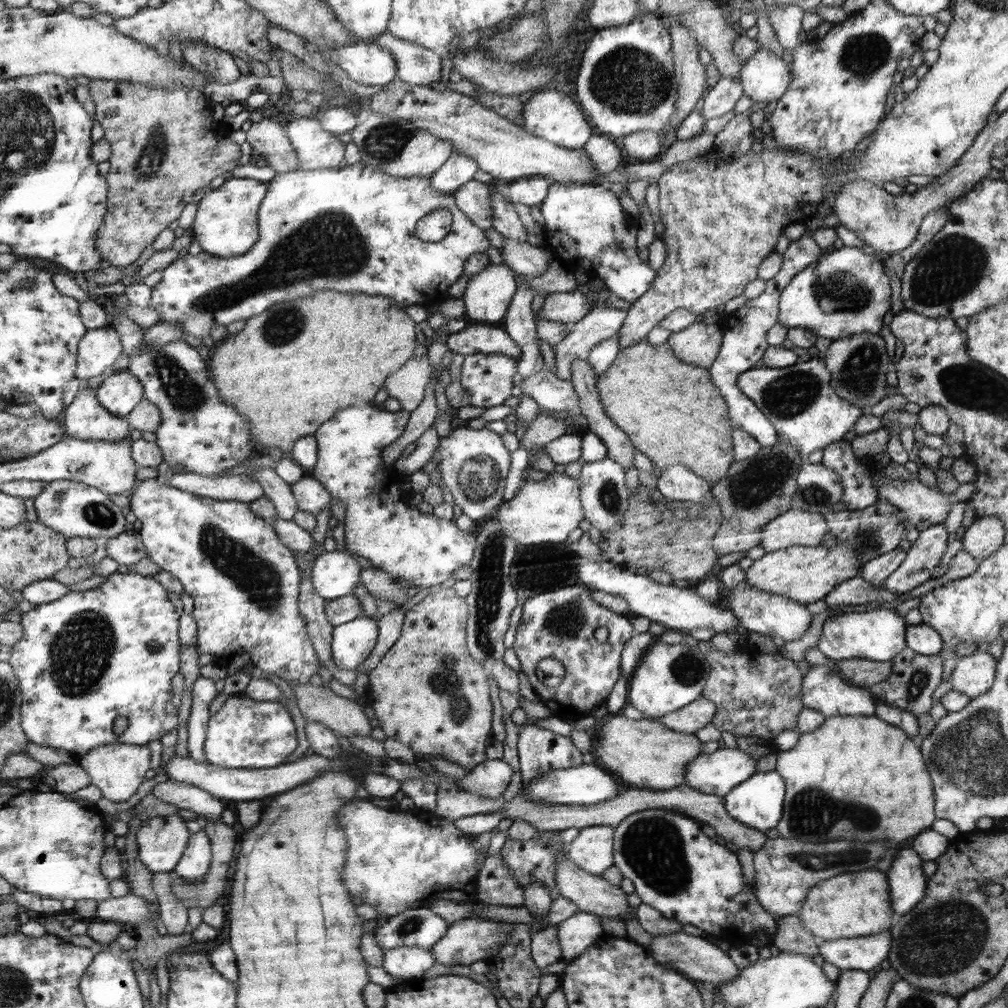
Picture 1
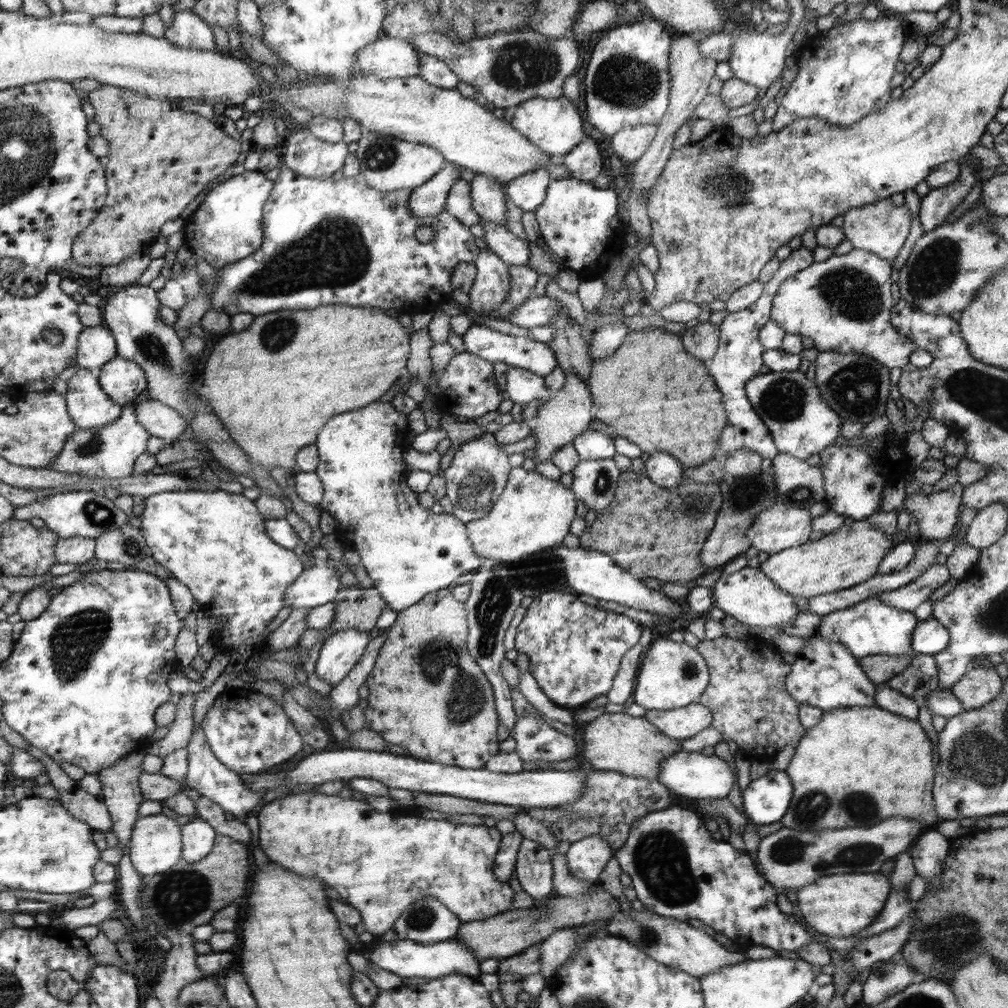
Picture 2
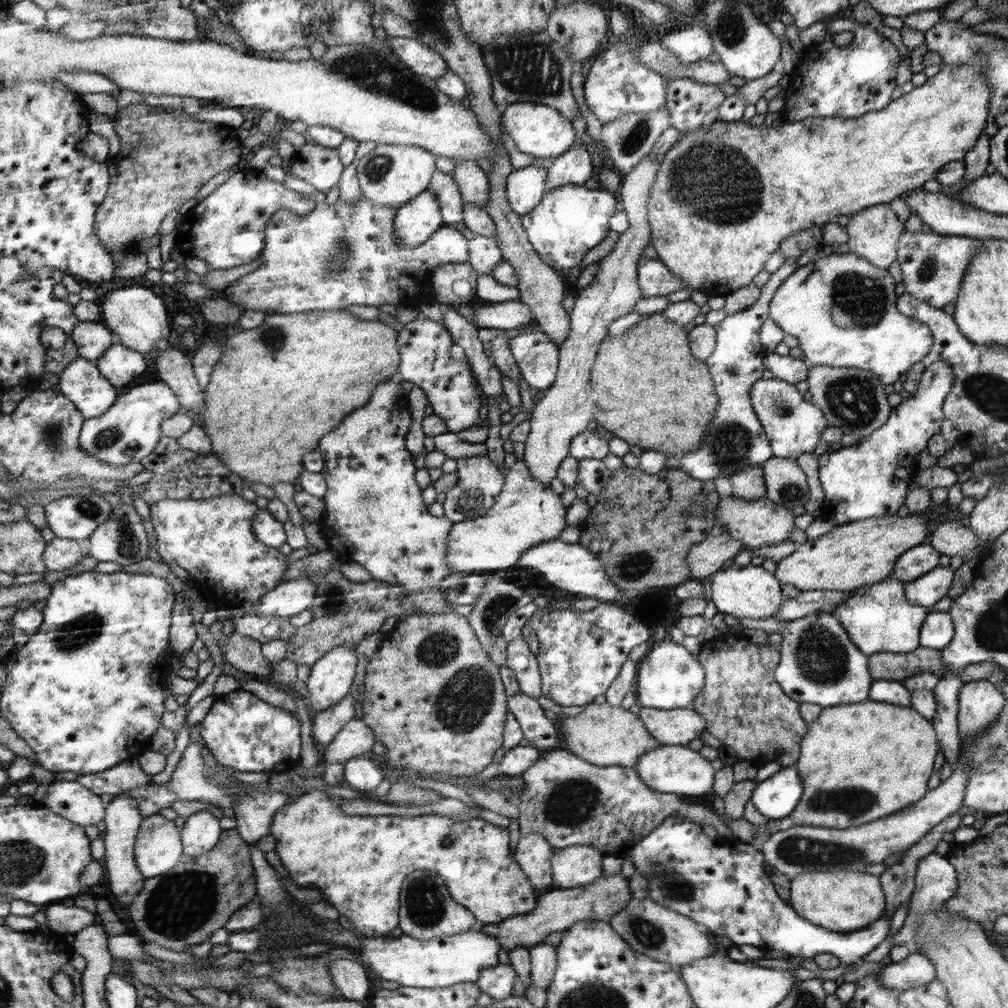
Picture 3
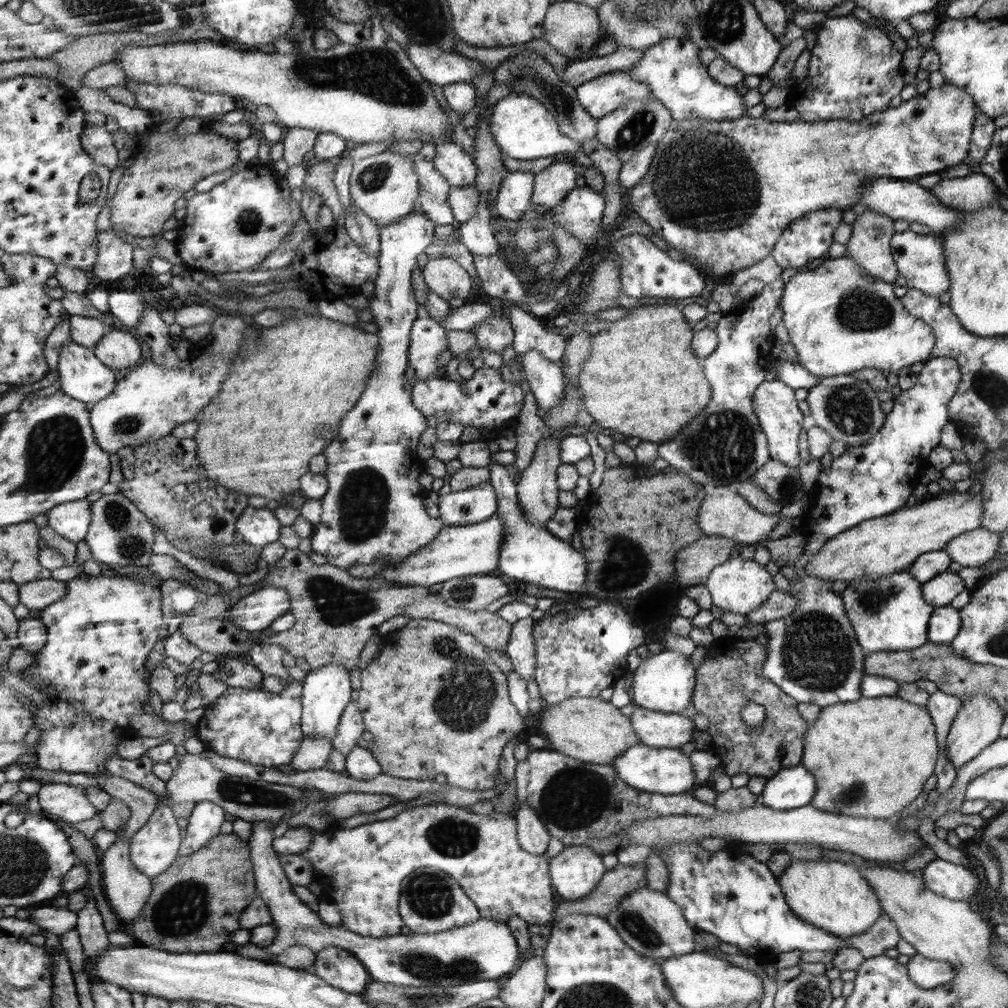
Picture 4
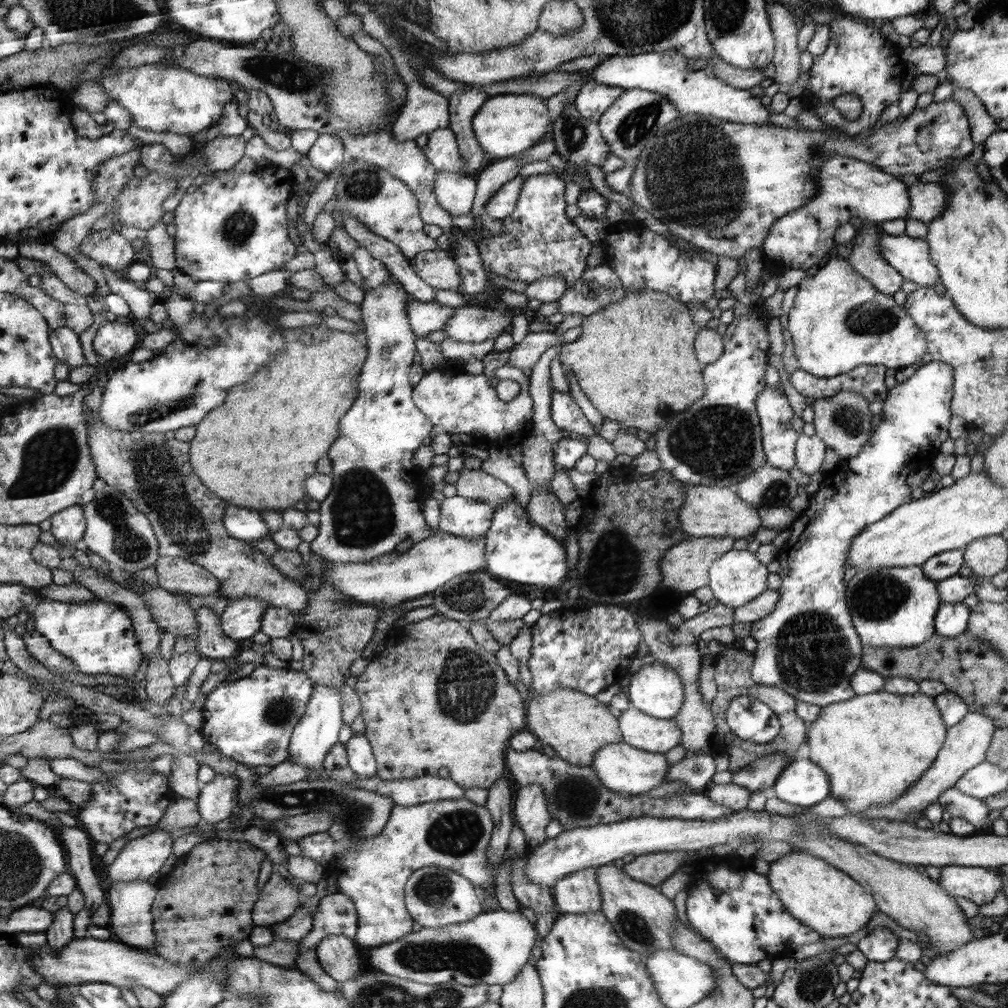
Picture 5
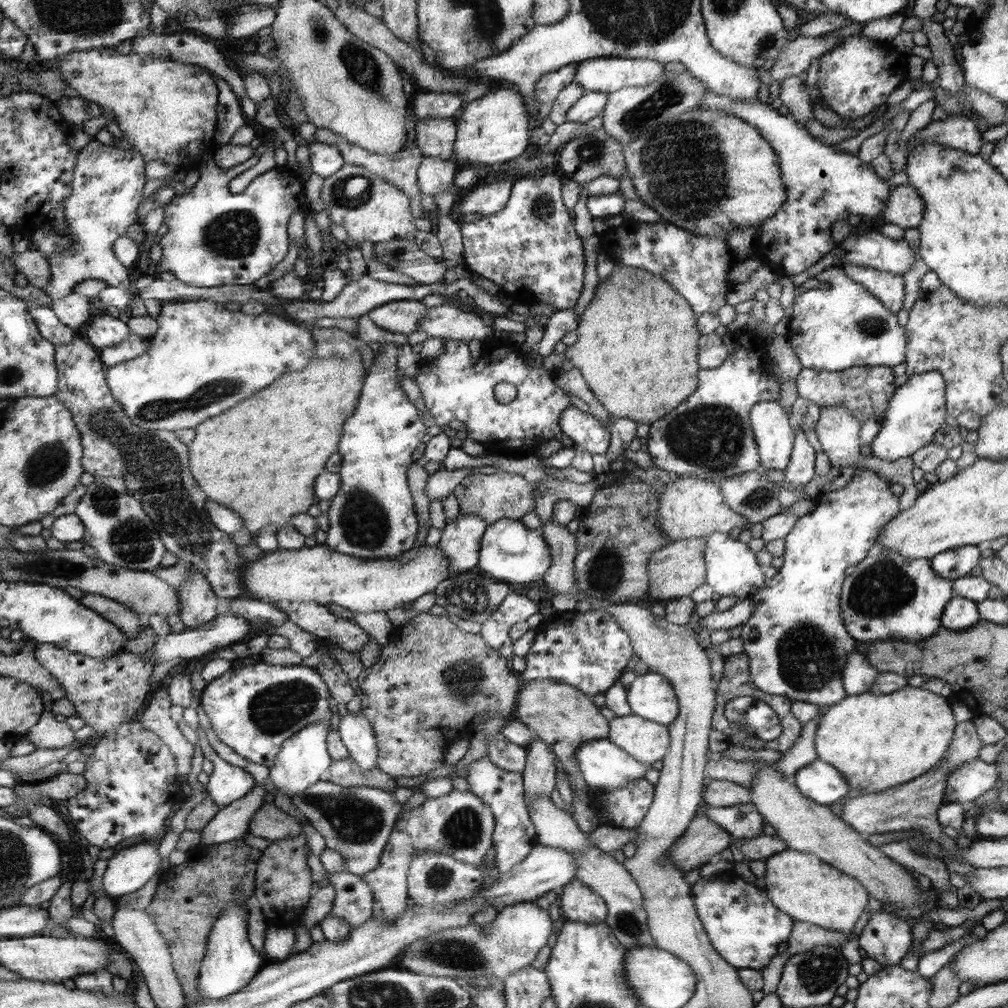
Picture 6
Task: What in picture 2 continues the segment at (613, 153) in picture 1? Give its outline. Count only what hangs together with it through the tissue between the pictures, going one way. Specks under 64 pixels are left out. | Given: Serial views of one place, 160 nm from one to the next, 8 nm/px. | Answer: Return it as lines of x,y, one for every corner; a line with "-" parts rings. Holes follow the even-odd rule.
586,136
580,145
563,156
562,164
572,172
572,178
591,183
602,172
604,159
598,141

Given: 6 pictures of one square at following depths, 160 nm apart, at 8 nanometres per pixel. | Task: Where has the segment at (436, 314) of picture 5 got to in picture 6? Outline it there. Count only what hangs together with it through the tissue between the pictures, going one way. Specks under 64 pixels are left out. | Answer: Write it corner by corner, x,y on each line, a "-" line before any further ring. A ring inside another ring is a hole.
399,300
378,306
367,315
384,330
410,336
416,333
427,309
421,301

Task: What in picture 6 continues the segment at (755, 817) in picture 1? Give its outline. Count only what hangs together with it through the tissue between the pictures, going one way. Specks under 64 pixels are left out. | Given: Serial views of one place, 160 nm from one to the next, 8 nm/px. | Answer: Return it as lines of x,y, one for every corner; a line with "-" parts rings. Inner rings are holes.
816,759
798,769
794,775
798,790
806,798
823,805
831,805
849,792
846,779
830,763

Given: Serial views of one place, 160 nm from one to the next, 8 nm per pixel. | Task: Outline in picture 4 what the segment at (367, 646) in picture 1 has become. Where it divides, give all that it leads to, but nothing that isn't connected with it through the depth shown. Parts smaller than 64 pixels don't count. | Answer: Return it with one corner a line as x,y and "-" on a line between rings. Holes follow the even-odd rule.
326,664
314,672
309,672
305,677
304,690
301,694
301,702
304,708
301,710
301,727
305,731
306,738
323,739
327,738
332,740
337,736
337,730
342,714
345,712
346,706
350,704
352,696
352,686
350,685
350,671
345,666
340,664

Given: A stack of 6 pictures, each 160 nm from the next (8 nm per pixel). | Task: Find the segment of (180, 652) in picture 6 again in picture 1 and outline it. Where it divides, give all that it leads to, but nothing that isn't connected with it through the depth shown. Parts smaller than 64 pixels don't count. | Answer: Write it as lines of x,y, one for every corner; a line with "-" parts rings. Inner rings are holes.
343,547
334,552
324,551
321,556
318,556
314,566
311,568
314,591
321,598
324,598
326,602
353,594
356,586
361,581
361,567
356,559
356,555
352,555
348,550
343,549

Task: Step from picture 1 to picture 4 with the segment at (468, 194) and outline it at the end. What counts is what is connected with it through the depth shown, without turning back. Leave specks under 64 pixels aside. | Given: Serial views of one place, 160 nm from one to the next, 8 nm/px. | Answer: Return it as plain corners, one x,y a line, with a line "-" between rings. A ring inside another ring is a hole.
420,153
408,156
415,162
416,171
420,175
420,203
418,210
428,218
431,218
436,224
452,224
456,218
453,214
452,204
449,202
449,193
452,189
452,184
450,184
445,175
437,169
434,162
424,159

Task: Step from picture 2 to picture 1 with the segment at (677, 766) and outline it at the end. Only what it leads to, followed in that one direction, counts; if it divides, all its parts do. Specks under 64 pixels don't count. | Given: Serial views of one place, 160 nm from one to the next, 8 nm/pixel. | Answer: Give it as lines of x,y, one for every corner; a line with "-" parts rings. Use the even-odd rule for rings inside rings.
738,747
719,748
712,754
697,756
685,777
692,788
723,797
757,772
757,761

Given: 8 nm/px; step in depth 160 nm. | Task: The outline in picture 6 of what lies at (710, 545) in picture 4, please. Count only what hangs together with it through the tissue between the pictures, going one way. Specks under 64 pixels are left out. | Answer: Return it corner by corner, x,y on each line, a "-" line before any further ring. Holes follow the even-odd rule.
685,539
673,541
670,545
657,550
650,558
650,596
658,600
674,600
690,597
694,590
707,582
708,564
705,562
706,540

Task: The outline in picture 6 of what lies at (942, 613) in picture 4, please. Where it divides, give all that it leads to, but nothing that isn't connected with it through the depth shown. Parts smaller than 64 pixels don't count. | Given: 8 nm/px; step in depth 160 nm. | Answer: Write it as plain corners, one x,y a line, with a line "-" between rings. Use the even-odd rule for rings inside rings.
956,596
944,608
941,623
944,628
962,631
974,626
980,619
976,601

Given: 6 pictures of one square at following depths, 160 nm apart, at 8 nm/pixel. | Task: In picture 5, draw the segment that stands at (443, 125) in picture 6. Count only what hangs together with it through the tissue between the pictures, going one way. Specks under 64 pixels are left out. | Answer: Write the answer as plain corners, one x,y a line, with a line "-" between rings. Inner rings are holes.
450,128
430,132
424,150
437,172
464,173
465,160
460,154
455,134

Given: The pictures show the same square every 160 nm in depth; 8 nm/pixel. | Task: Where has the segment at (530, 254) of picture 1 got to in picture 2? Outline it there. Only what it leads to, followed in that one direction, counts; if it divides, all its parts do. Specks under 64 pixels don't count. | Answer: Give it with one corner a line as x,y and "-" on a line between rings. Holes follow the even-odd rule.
483,220
484,239
498,258
501,258
509,266
526,266
530,262
528,241
514,235
505,225
494,224

